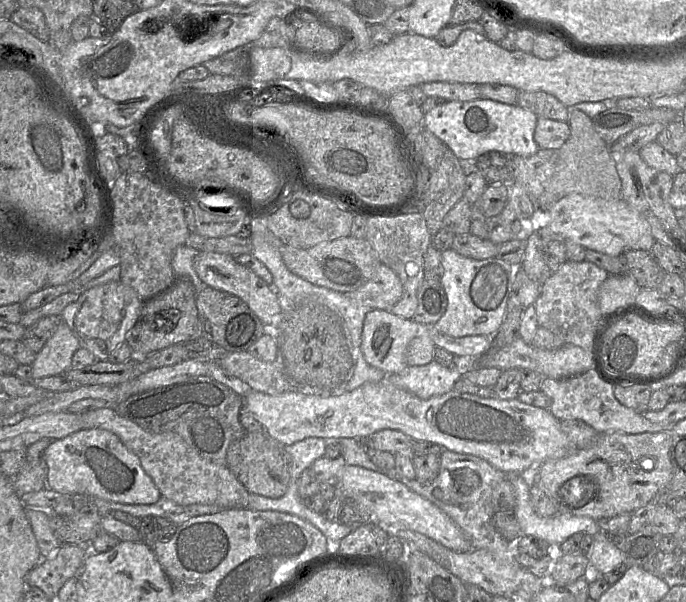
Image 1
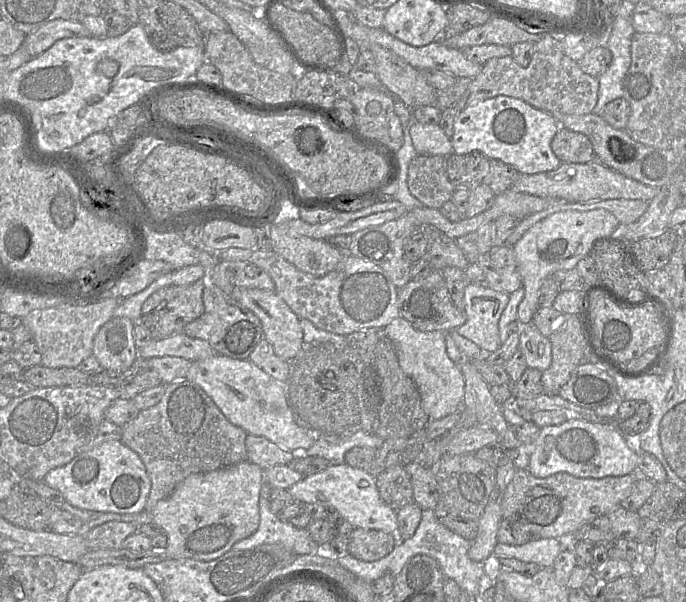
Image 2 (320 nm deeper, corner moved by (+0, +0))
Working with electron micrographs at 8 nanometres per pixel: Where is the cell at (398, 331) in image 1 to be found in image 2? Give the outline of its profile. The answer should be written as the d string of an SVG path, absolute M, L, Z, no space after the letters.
M399 316L384 327L393 342L401 369L416 383L423 408L431 420L438 420L462 409L465 380L461 368L453 362L446 351L445 333L422 332Z

